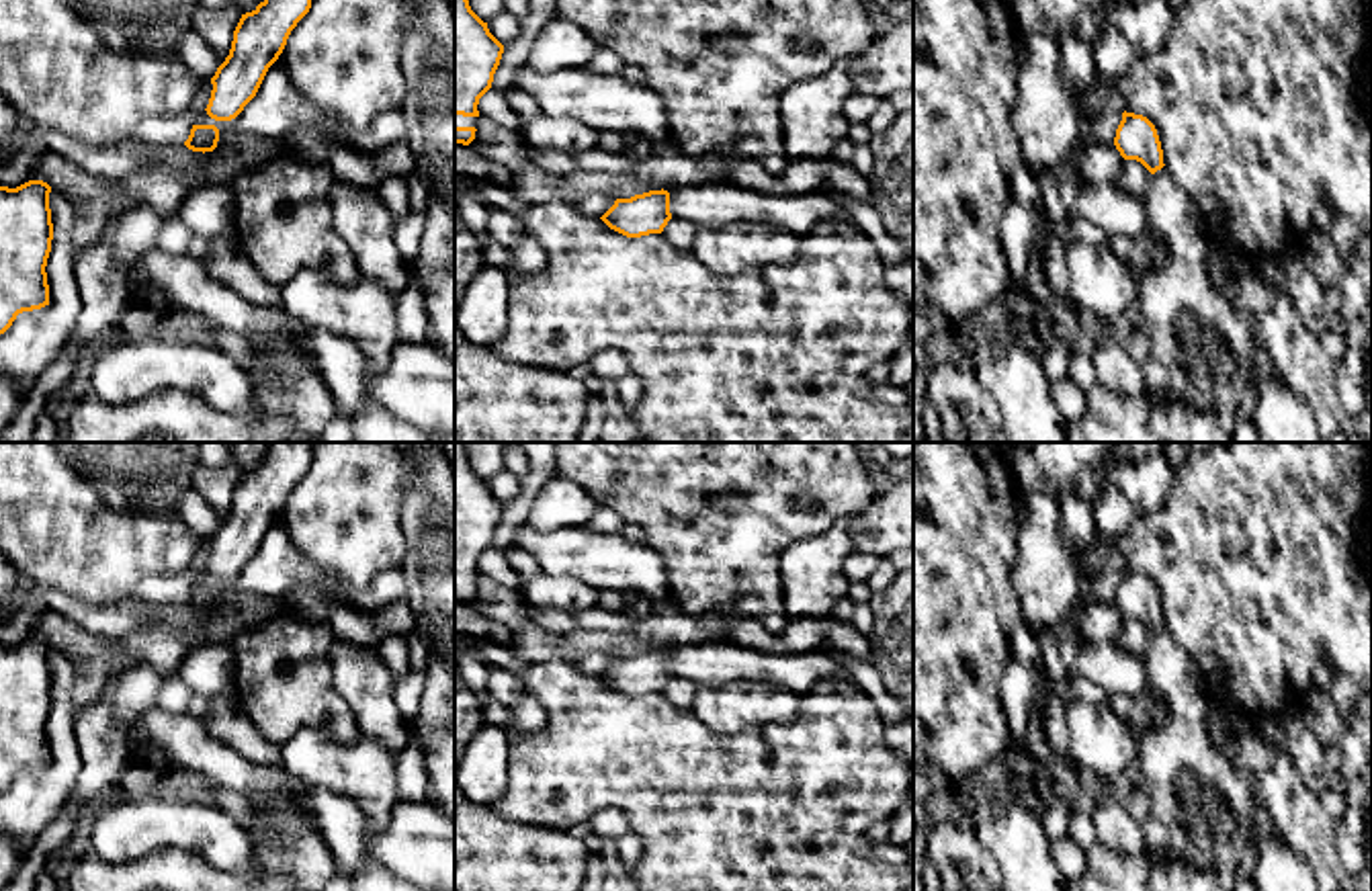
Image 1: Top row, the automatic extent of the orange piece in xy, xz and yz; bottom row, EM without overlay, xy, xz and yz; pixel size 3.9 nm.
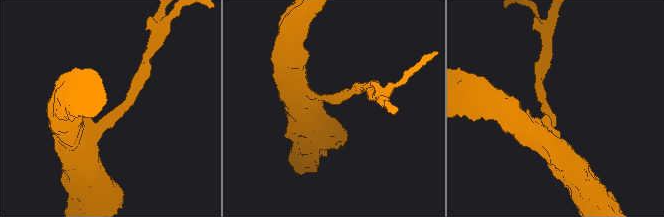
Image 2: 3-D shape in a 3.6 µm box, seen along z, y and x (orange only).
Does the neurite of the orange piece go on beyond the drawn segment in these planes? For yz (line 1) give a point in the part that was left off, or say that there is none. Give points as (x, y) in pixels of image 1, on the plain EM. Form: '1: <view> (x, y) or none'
1: none

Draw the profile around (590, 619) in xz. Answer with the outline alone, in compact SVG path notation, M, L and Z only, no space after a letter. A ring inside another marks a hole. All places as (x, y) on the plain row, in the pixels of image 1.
M598 604L592 608L584 608L577 612L577 629L584 631L610 631L610 633L623 633L631 631L639 625L637 619L631 619L623 610L604 610Z

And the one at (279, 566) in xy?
M274 520L256 555L231 580L215 580L207 569L195 571L195 584L215 584L219 588L219 602L229 592L256 592L260 596L285 596L297 586L338 586L350 602L360 610L375 612L395 600L408 600L408 584L401 569L387 569L373 578L365 588L352 586L348 580L326 571L311 563L291 541L287 526Z

